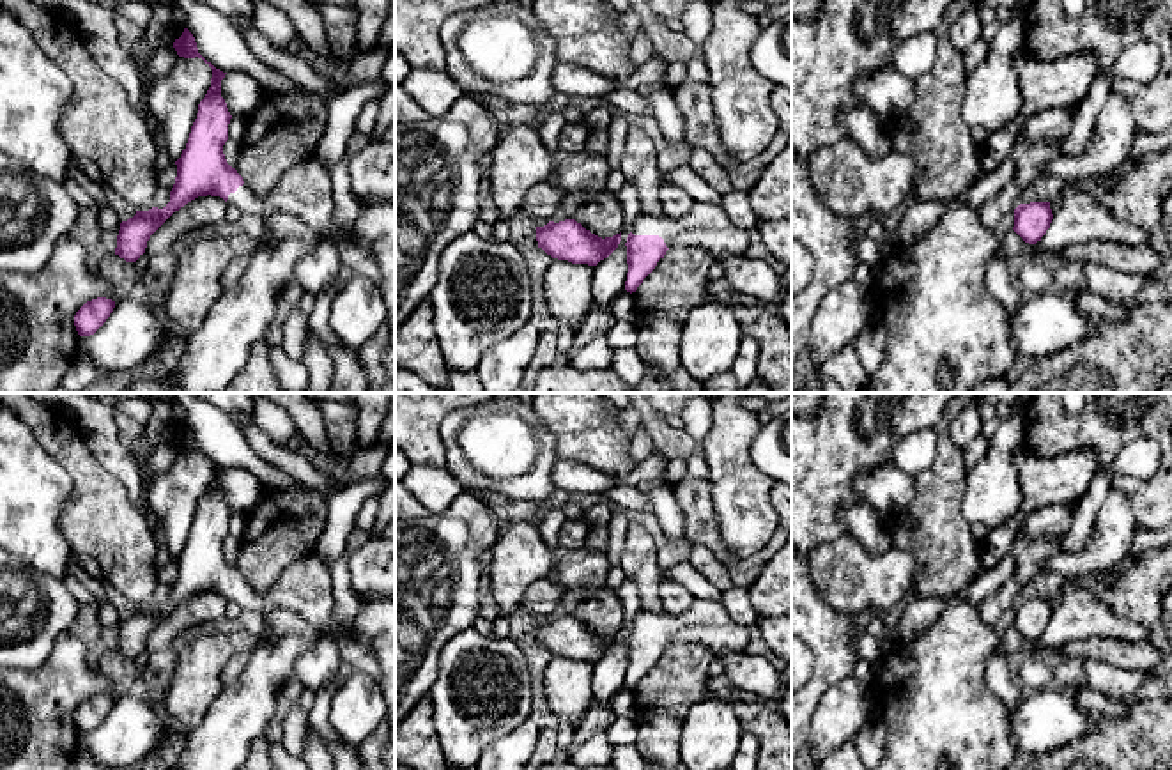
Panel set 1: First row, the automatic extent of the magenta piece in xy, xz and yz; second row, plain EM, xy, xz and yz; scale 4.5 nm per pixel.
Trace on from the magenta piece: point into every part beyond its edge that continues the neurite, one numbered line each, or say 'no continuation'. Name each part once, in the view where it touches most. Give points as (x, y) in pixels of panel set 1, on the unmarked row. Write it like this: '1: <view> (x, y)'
1: xz (705, 622)

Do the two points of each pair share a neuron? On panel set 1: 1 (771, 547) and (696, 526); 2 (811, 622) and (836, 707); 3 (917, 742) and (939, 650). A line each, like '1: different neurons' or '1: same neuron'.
1: same neuron
2: different neurons
3: same neuron

